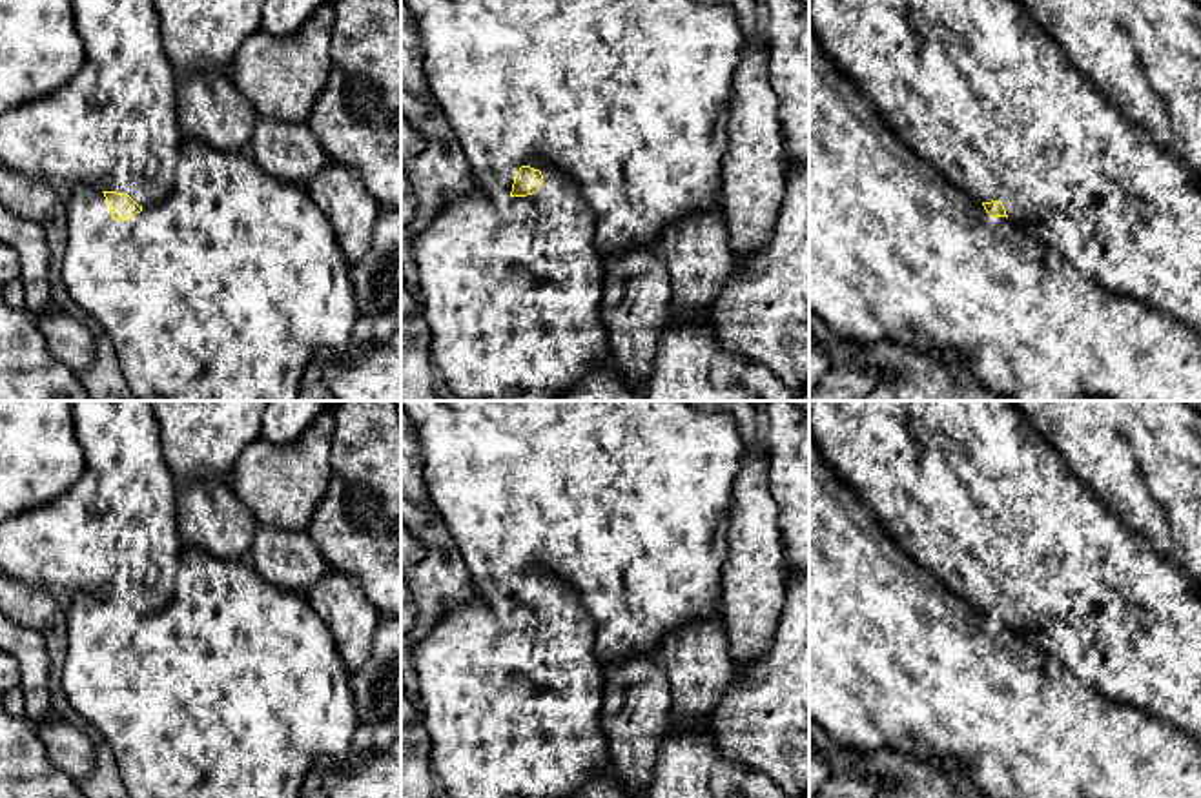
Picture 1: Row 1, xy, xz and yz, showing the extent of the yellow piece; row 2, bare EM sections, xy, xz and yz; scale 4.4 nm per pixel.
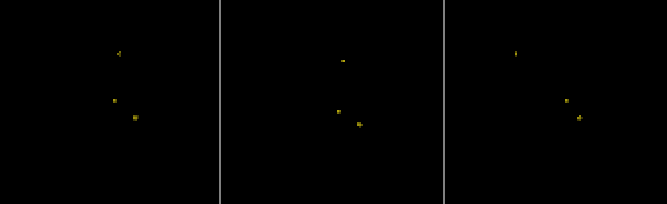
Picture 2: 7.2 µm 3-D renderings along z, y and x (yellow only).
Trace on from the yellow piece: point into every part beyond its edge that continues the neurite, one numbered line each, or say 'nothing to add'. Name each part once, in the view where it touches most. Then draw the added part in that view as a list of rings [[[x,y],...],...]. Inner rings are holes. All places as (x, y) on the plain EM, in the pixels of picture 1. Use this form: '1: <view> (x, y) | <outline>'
1: xy (236, 689) | [[[184,547],[171,599],[164,609],[142,616],[129,629],[113,629],[104,601],[91,594],[77,592],[66,607],[67,650],[62,691],[67,703],[109,743],[131,798],[299,798],[304,776],[319,760],[348,765],[350,743],[361,721],[350,689],[350,670],[337,652],[334,636],[304,594],[264,583],[248,559],[228,561],[200,548]]]

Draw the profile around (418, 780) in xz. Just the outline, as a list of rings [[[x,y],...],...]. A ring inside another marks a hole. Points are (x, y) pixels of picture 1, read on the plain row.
[[[401,681],[401,798],[436,798],[432,742],[423,709]]]

